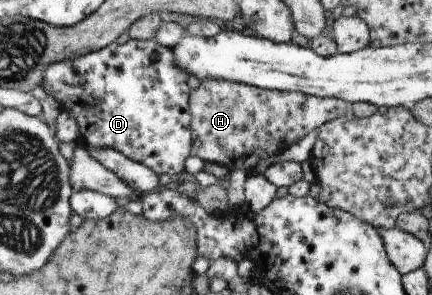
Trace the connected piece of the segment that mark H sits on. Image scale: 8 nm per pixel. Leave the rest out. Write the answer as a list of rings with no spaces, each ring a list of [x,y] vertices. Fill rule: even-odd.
[[[208,79],[191,91],[191,115],[193,116],[193,150],[191,156],[200,157],[205,163],[224,165],[226,169],[243,170],[249,176],[254,176],[254,169],[262,159],[280,155],[282,151],[298,145],[304,137],[317,131],[326,123],[351,113],[351,103],[344,99],[321,98],[290,91],[264,90],[256,86],[238,83],[236,81],[218,81]]]

